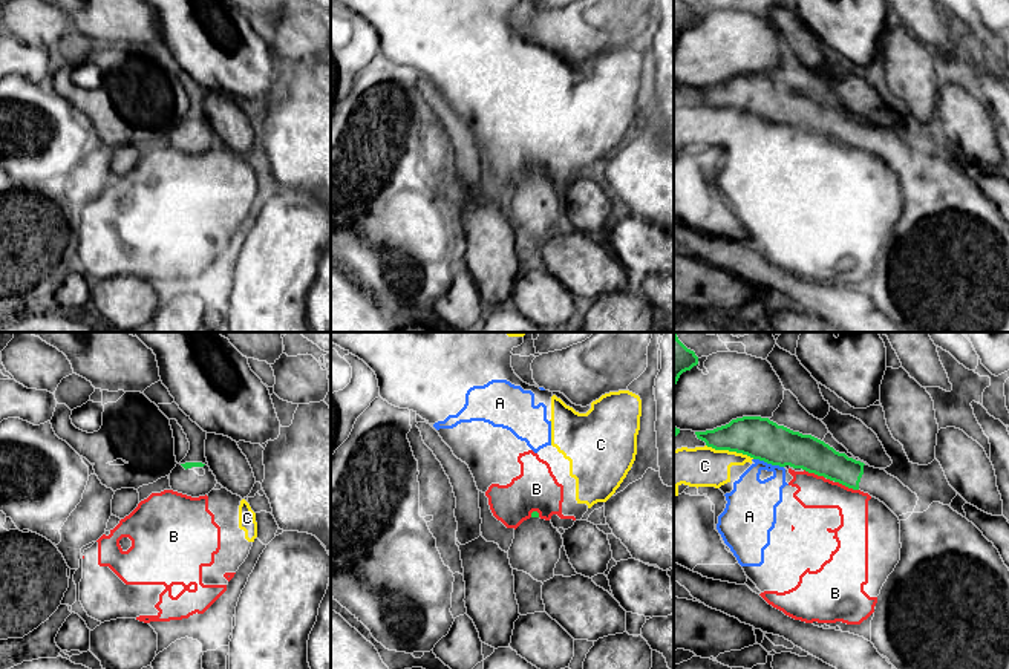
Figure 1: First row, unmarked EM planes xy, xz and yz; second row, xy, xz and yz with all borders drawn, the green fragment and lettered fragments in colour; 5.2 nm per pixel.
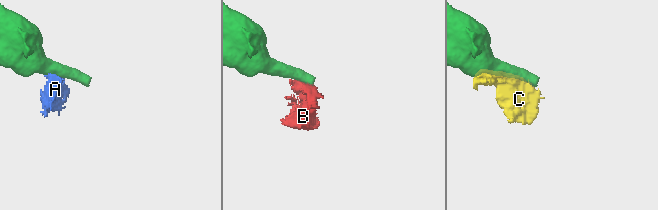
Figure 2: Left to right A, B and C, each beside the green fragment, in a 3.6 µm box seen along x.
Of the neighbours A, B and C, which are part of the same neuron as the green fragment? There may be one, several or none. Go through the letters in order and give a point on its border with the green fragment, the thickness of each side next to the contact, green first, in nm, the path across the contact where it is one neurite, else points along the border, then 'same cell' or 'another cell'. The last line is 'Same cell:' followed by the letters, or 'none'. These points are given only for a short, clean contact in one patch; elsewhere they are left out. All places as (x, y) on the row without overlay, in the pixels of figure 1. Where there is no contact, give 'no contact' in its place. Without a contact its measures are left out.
A: meets green in yz at (769, 120); 220 nm thick on the green side, 260 nm on the other; border along yz (754, 115), (783, 124); another cell
B: meets green in yz at (847, 143); 180 nm thick on the green side, 180 nm on the other; border along yz (835, 138), (858, 147); another cell
C: meets green in yz at (731, 107); 220 nm thick on the green side, 200 nm on the other; another cell
Same cell: none

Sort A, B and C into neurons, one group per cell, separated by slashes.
A B C

